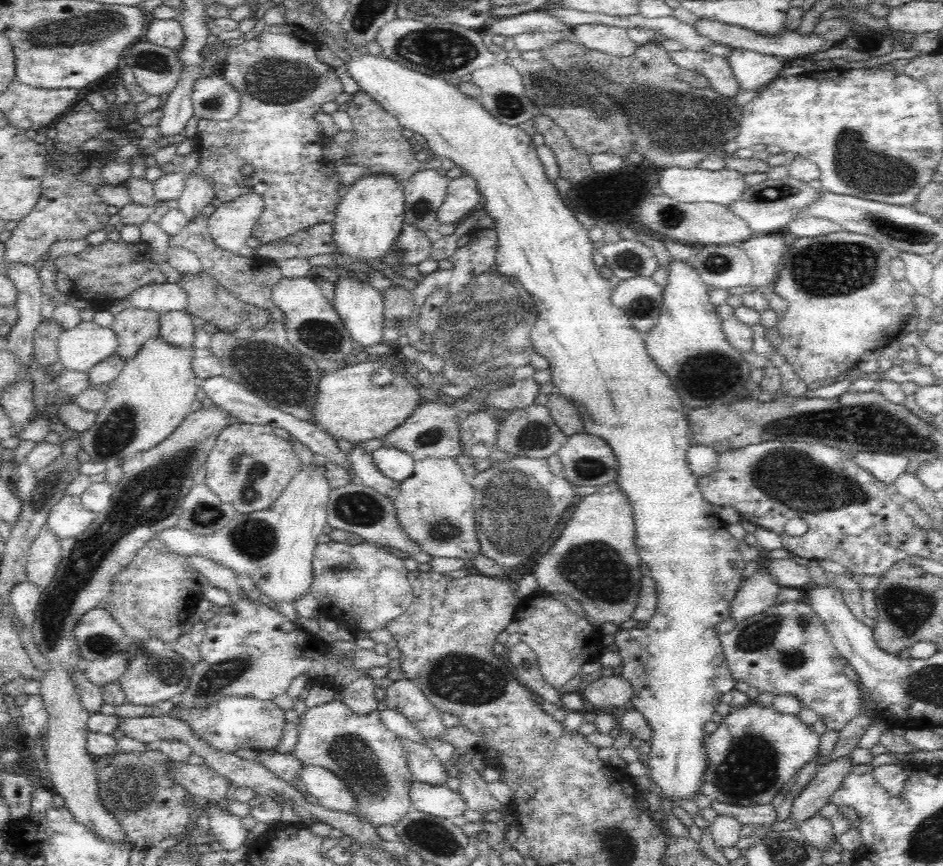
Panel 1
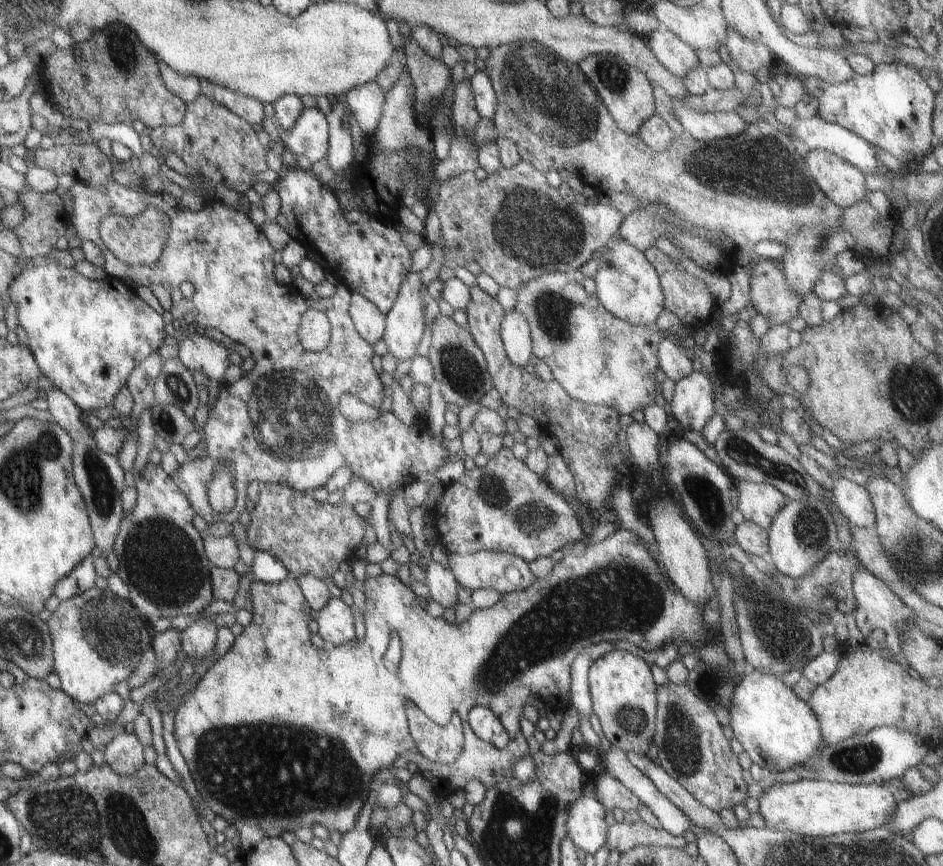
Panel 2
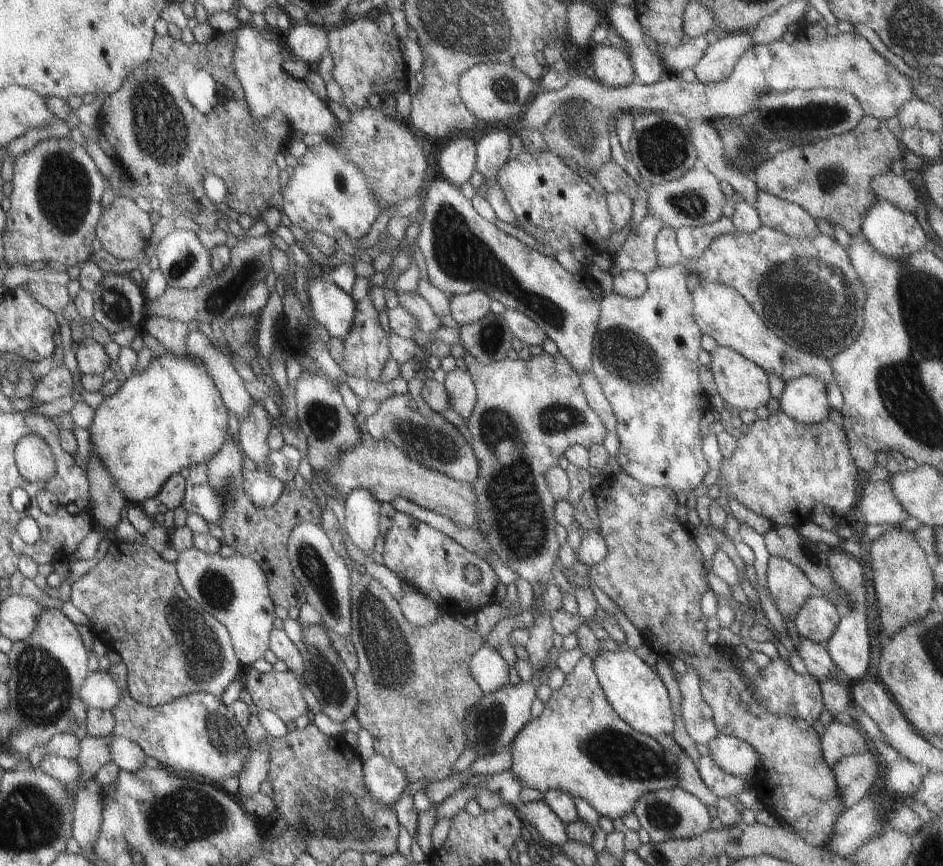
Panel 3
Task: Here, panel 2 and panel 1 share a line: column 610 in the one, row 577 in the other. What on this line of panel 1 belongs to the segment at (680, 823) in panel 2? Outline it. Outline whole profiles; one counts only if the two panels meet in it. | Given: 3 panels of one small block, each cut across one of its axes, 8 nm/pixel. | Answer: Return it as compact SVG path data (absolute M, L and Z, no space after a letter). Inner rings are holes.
M762 566L756 574L752 574L744 582L742 590L734 598L730 620L742 622L746 618L766 612L772 606L778 606L780 590L782 590L782 586L778 584L778 580L768 570L764 572L764 566Z

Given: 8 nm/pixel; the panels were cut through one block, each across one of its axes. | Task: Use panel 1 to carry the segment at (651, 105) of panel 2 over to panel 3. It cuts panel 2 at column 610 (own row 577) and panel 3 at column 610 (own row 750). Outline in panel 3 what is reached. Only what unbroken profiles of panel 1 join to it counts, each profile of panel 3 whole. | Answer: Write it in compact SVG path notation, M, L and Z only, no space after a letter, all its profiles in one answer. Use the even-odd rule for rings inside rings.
M595 46L591 52L591 70L597 82L609 88L623 88L633 82L633 66L629 56L615 46Z

